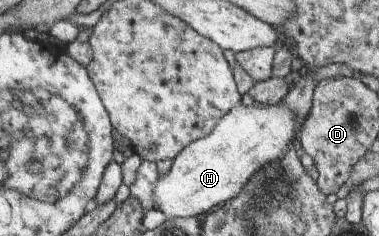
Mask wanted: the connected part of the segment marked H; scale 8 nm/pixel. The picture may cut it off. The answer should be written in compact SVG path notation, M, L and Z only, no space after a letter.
M264 104L263 106L238 105L230 110L226 116L219 120L215 129L206 136L188 145L178 157L173 159L173 164L168 173L159 179L155 190L155 208L160 210L166 219L174 217L195 217L210 212L212 208L223 205L231 198L238 196L247 185L248 179L261 167L277 161L284 156L292 141L300 132L295 114L286 106Z

